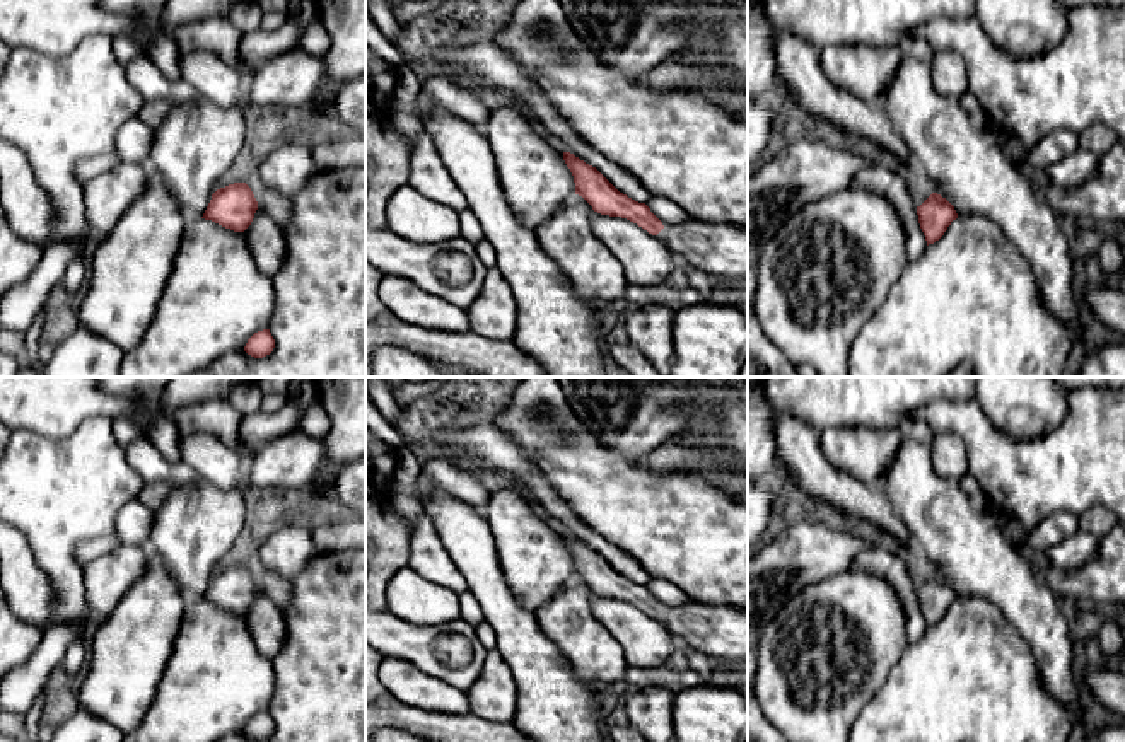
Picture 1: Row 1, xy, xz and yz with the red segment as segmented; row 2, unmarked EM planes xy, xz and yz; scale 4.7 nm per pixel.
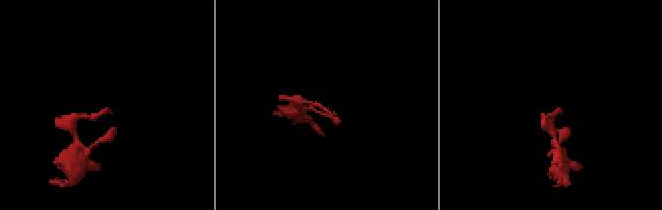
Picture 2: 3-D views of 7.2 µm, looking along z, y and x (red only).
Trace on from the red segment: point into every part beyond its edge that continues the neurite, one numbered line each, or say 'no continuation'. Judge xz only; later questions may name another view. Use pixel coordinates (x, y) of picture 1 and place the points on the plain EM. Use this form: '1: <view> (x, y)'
1: xz (721, 631)

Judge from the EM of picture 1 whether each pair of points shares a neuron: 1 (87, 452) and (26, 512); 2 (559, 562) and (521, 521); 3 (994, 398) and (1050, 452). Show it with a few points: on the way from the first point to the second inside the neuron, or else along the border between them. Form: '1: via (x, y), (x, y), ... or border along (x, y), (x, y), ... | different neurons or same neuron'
1: via (72, 468), (41, 497) | same neuron
2: via (548, 551), (528, 531) | same neuron
3: border along (1066, 411), (1037, 437), (996, 427) | different neurons

